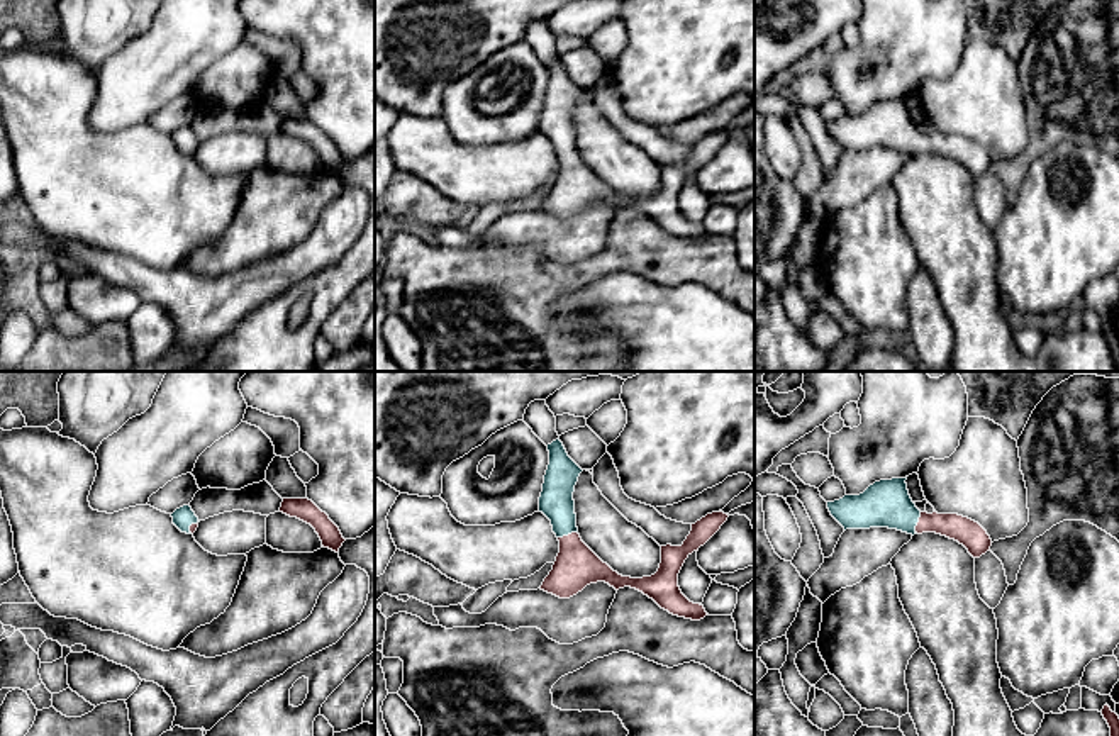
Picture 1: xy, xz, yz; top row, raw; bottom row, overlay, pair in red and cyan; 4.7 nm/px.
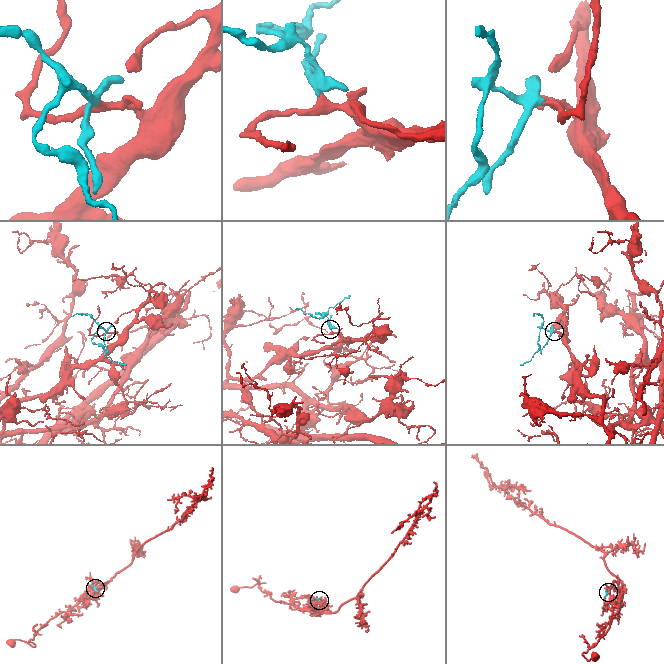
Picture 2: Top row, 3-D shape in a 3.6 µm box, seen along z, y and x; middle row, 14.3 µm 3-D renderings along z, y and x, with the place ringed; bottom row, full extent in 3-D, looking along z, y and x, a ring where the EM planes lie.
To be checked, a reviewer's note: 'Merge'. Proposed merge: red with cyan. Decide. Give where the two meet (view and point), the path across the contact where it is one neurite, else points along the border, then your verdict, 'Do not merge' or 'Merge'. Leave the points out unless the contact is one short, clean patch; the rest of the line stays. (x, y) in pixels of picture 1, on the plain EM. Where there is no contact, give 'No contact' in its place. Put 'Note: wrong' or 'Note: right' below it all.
Touches red at yz (918, 143). Path across: yz (968, 153), (950, 144), (918, 143), (885, 124). Merge
Note: right

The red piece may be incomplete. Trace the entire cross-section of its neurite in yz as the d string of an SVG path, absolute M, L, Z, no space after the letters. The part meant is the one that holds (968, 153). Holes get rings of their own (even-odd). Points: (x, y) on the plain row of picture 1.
M905 98L880 100L860 115L827 122L831 136L846 149L888 148L907 154L936 153L963 164L973 178L990 171L992 159L975 141L958 134L921 132Z

